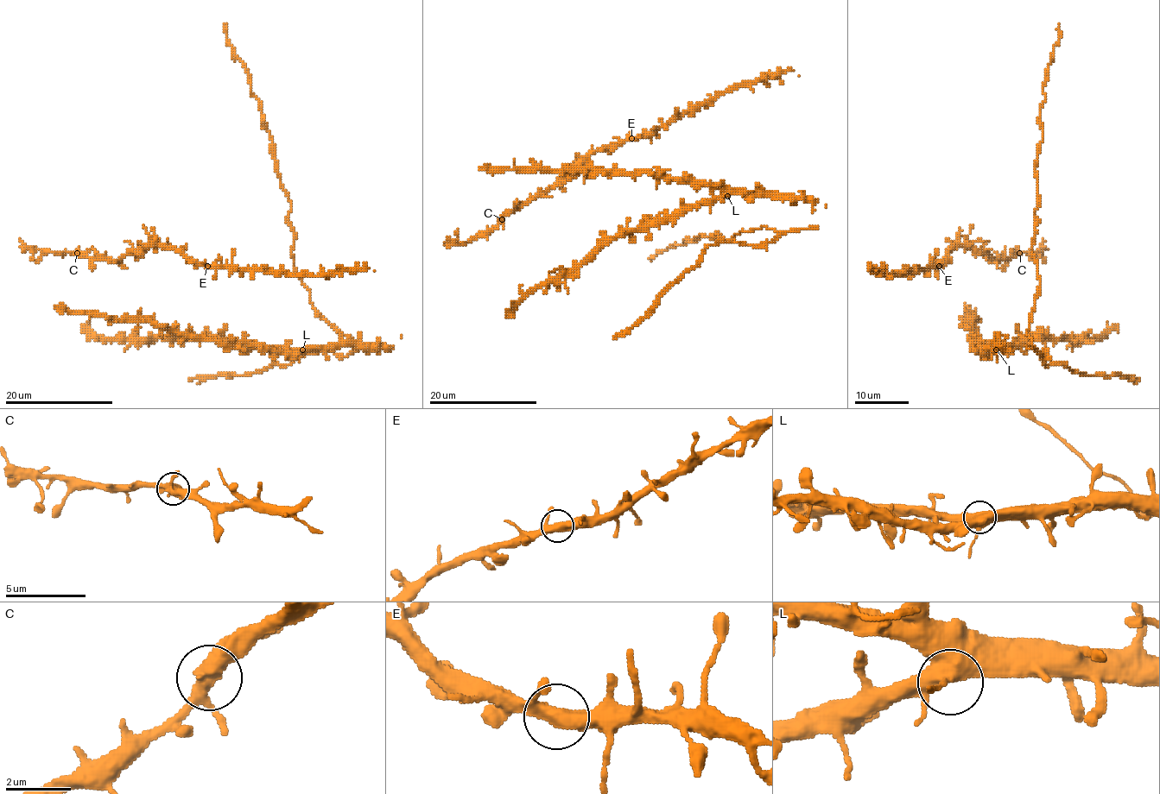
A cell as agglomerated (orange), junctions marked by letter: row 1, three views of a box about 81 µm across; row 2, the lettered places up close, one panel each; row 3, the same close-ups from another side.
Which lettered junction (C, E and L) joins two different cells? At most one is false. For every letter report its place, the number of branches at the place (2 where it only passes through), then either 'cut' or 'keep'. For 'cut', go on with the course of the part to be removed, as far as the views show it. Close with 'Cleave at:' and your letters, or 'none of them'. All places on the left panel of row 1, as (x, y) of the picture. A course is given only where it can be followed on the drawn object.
C: place (77, 253); branches 4; keep
E: place (207, 266); branches 3; keep
L: place (302, 349); branches 4; keep
Cleave at: none of them

